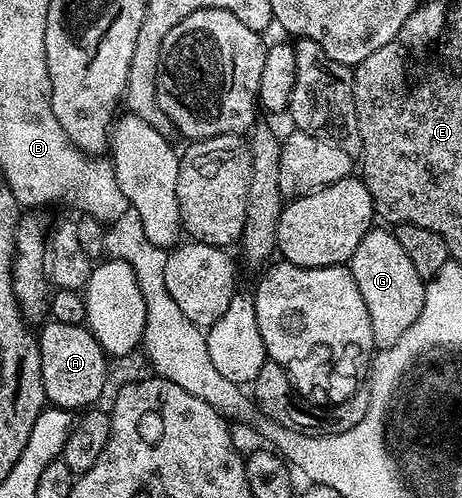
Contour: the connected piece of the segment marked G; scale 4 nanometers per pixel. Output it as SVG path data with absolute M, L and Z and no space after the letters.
M382 225L371 226L364 241L356 245L356 253L352 253L348 266L360 289L360 297L364 297L364 305L368 305L368 321L372 321L374 346L378 351L383 351L396 345L412 321L420 317L426 283L420 273L416 273L416 268L412 266L408 253L404 253L400 241L396 241L393 230L378 226Z

